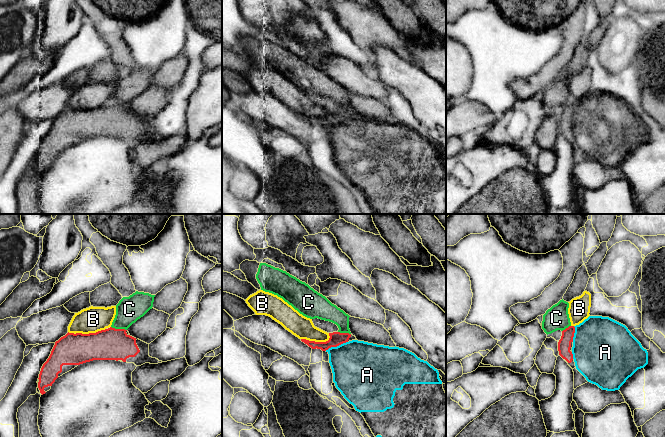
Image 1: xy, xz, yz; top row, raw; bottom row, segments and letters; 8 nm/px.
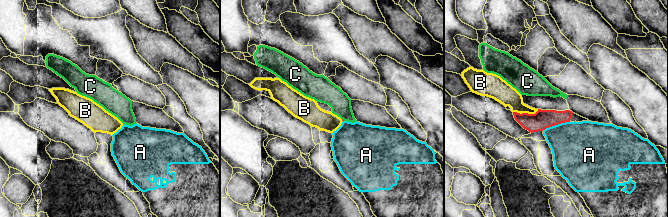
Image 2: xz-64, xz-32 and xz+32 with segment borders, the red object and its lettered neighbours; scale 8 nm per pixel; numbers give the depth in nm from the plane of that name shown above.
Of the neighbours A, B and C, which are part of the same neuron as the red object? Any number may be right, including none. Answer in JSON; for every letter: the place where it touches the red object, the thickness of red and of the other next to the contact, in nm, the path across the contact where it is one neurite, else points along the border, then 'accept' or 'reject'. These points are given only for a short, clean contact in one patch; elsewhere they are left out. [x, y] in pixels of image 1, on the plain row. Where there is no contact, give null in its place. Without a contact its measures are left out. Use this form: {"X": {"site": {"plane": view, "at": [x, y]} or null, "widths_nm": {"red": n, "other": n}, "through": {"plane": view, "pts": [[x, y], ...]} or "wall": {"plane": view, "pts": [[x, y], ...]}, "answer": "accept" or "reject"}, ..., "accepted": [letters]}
{"A": {"site": {"plane": "xz", "at": [336, 122]}, "widths_nm": {"red": 110, "other": 420}, "answer": "accept"}, "B": {"site": {"plane": "xy", "at": [86, 110]}, "widths_nm": {"red": 260, "other": 200}, "wall": {"plane": "xy", "pts": [[105, 104], [88, 109], [68, 108]]}, "answer": "reject"}, "C": {"site": {"plane": "xy", "at": [119, 105]}, "widths_nm": {"red": 260, "other": 200}, "wall": {"plane": "xy", "pts": [[111, 102], [126, 106]]}, "answer": "reject"}, "accepted": ["A"]}

